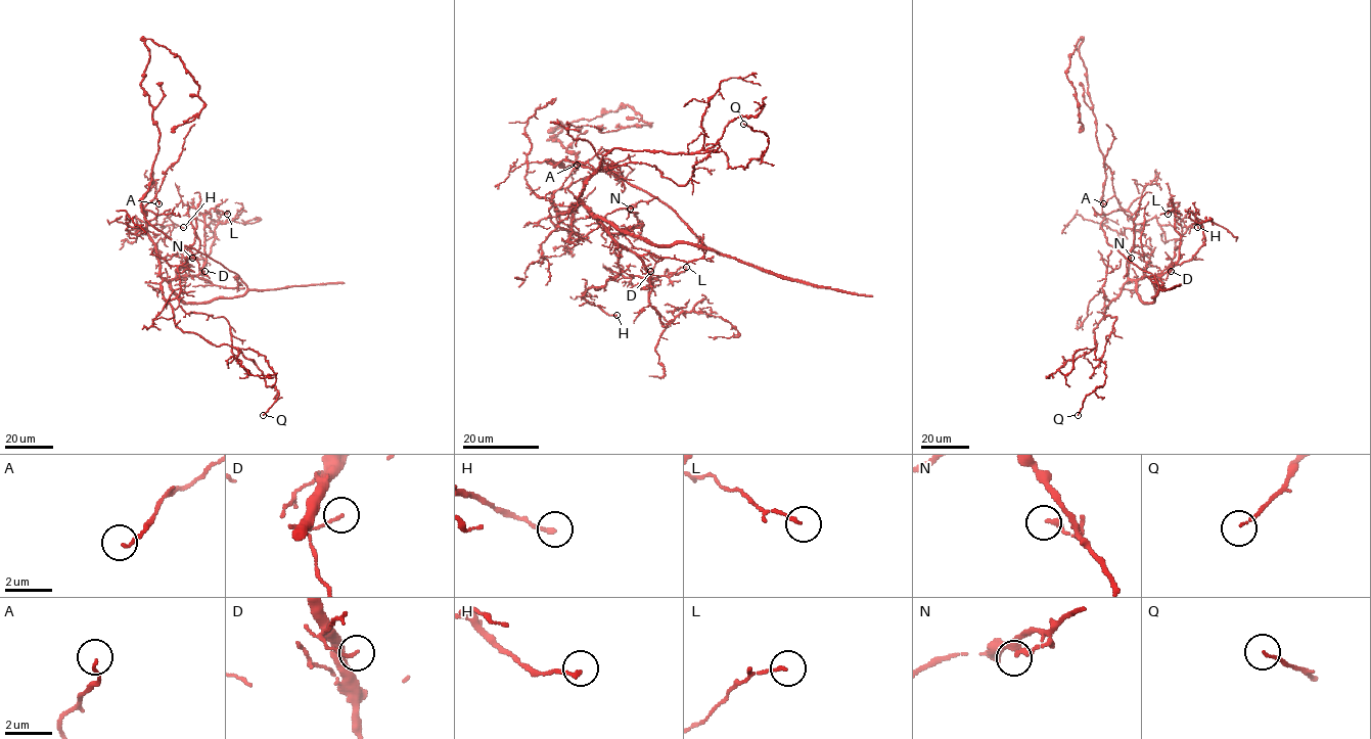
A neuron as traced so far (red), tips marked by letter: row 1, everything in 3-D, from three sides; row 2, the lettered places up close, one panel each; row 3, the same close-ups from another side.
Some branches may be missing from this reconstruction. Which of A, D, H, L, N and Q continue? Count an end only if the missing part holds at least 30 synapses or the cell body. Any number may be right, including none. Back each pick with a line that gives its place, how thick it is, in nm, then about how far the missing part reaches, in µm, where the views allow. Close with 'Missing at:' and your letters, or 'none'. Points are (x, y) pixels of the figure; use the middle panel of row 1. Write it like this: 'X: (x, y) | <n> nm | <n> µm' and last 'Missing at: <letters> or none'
Missing at: none

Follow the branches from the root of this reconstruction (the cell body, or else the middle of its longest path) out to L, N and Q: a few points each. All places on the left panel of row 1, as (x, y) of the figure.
L: (199, 251), (247, 290), (186, 303), (172, 288), (206, 261), (204, 216), (227, 214)
N: (199, 251), (235, 273), (247, 290), (186, 303), (162, 277), (153, 250), (165, 258), (187, 248), (192, 258)
Q: (199, 251), (247, 290), (186, 303), (164, 280), (162, 294), (183, 331), (254, 360), (278, 393), (263, 415)

